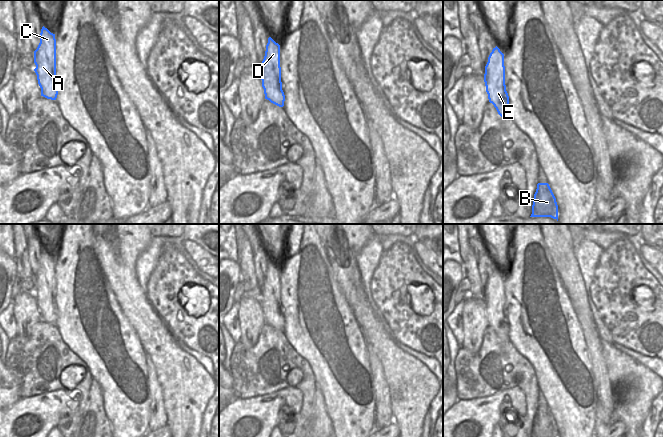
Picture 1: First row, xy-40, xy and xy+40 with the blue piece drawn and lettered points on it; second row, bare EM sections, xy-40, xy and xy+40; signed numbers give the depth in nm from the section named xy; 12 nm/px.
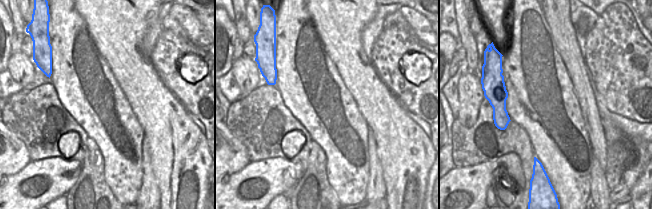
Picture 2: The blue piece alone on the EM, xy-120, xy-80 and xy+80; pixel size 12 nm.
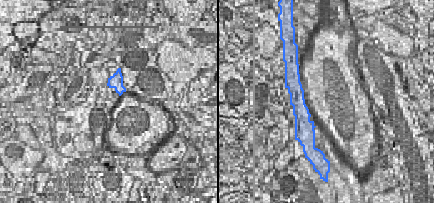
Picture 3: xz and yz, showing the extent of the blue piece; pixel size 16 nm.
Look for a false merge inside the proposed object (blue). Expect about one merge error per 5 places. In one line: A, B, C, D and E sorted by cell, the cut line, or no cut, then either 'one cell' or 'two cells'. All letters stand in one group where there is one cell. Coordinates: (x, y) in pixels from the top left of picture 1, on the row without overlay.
A B C D E; no cut; one cell

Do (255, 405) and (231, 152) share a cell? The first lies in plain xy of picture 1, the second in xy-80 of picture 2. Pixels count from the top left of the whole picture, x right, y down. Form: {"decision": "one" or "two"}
{"decision": "two"}

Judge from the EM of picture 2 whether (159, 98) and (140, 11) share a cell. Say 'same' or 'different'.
same

